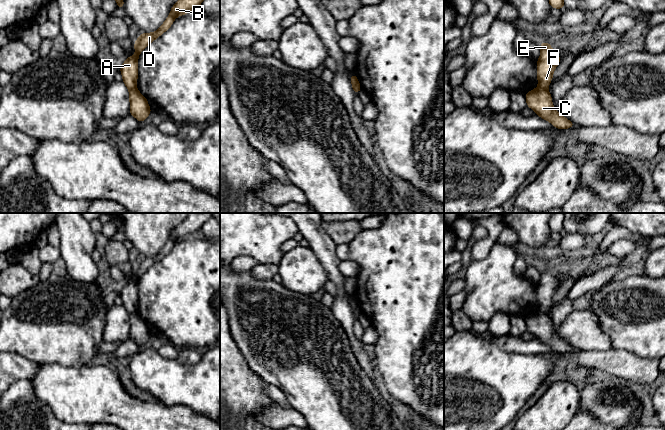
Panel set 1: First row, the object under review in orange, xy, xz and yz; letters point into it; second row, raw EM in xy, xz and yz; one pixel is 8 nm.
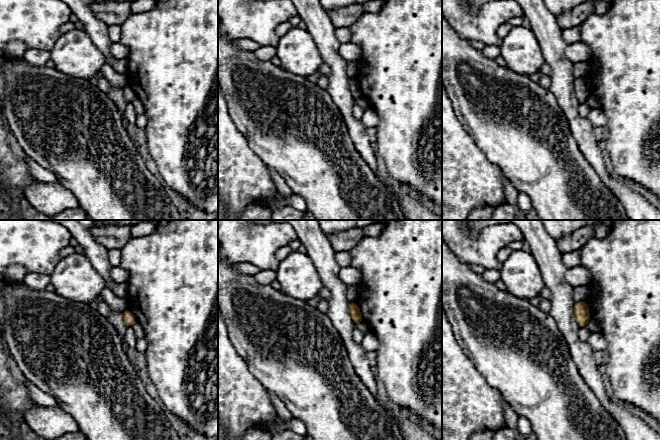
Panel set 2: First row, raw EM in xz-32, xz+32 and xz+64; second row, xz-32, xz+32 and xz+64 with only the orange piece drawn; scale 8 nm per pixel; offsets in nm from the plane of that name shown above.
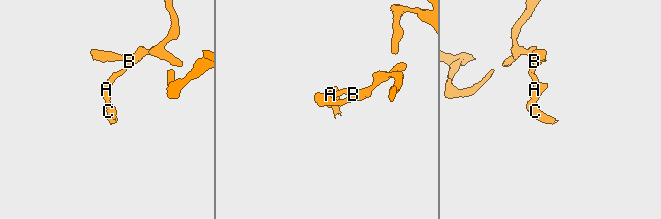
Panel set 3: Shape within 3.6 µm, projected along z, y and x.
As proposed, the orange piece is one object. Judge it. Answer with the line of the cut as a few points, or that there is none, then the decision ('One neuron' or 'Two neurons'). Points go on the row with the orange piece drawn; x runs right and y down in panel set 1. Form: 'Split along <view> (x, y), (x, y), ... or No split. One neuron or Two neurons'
Split along xz (352, 82), (361, 88). Two neurons

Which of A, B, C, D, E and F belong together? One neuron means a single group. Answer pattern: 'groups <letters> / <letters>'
groups A B D E F / C

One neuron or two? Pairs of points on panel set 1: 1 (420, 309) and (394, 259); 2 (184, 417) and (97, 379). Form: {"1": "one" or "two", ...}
{"1": "one", "2": "one"}

